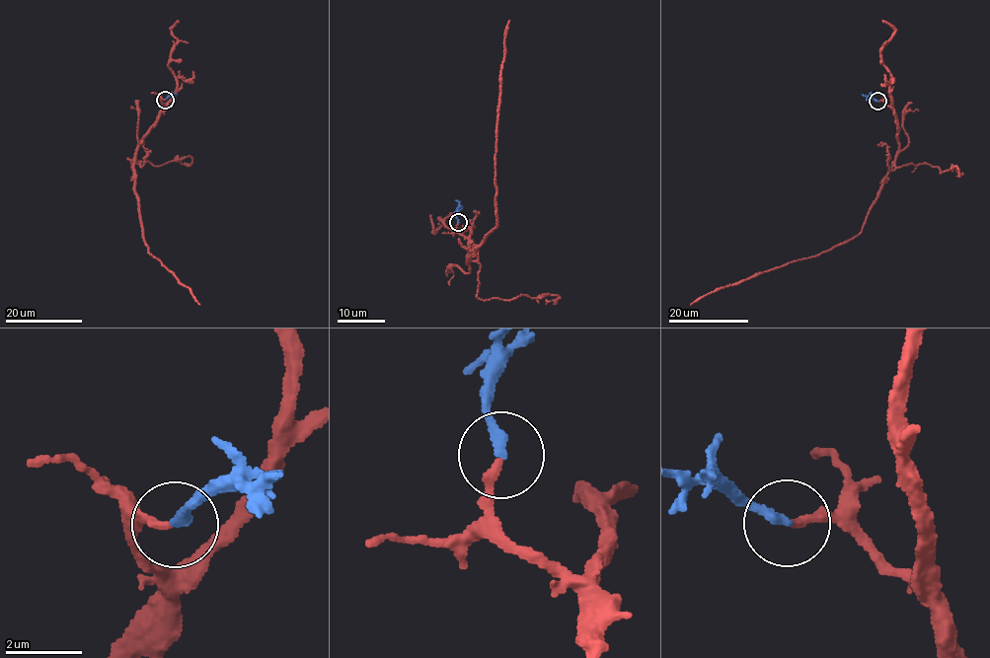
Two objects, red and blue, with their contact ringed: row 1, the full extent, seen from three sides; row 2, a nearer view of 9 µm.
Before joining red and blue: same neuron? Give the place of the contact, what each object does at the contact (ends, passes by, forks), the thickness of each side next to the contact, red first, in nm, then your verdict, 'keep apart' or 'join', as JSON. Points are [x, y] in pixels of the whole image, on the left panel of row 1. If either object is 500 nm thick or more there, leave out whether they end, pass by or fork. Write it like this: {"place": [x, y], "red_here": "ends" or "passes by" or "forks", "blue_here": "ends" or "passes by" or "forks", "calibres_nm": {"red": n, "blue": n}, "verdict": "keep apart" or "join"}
{"place": [165, 100], "red_here": "ends", "blue_here": "ends", "calibres_nm": {"red": 200, "blue": 240}, "verdict": "join"}

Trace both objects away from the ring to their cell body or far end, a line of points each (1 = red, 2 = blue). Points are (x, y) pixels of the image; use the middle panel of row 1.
1: (458, 223), (457, 231), (472, 247), (469, 263), (487, 236), (497, 227), (495, 149), (505, 32), (510, 20)
2: (458, 223), (459, 203), (455, 200)

